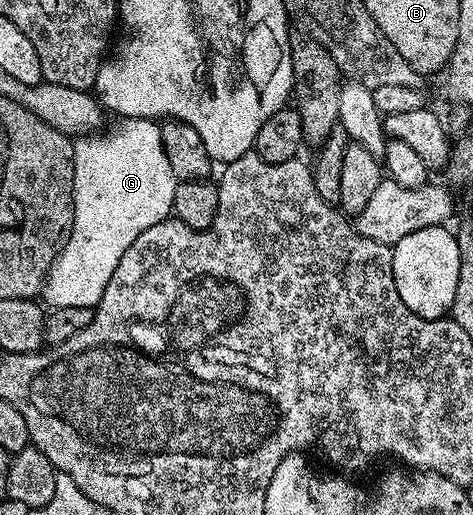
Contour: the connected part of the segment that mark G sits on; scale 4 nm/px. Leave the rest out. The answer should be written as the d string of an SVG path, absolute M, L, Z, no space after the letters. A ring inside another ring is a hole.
M135 118L122 121L120 124L122 126L118 130L111 131L110 134L81 136L73 143L75 220L67 244L61 249L61 254L50 268L49 275L45 277L43 298L46 303L49 301L50 307L96 307L107 288L107 280L111 280L111 272L115 272L123 252L127 252L131 243L140 234L147 232L147 228L170 217L178 180L175 172L171 172L171 164L163 148L160 125L152 118Z

